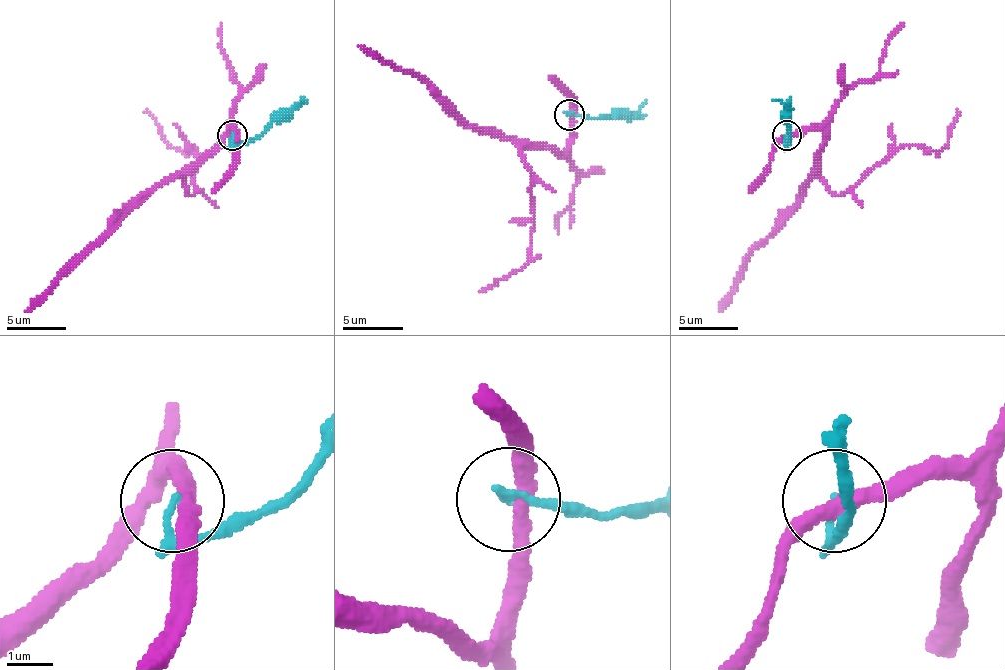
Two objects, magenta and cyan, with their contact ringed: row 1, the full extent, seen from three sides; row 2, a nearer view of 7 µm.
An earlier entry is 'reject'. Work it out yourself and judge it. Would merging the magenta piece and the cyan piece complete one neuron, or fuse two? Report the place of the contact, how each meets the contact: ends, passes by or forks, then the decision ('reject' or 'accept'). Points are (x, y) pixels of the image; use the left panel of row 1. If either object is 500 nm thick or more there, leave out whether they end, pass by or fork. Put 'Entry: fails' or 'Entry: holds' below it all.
(232, 135) | magenta passes by | cyan ends | reject
Entry: holds

